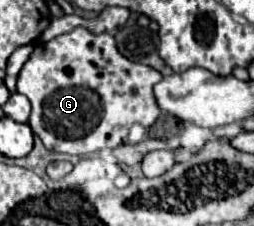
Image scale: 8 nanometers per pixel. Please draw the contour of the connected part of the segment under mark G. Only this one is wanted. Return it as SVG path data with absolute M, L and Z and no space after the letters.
M76 27L66 35L34 47L30 59L18 73L16 89L32 103L28 125L32 133L42 139L46 149L68 155L88 155L104 147L114 149L122 145L134 123L140 123L146 129L156 123L160 117L160 107L154 99L154 85L158 81L162 81L162 75L156 69L130 61L118 51L112 33L92 33L86 27Z

